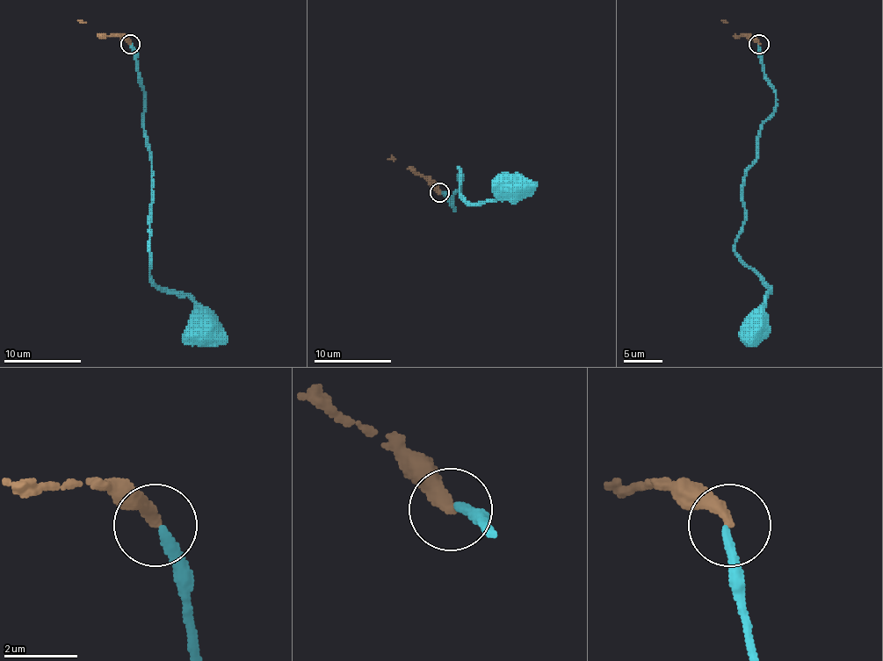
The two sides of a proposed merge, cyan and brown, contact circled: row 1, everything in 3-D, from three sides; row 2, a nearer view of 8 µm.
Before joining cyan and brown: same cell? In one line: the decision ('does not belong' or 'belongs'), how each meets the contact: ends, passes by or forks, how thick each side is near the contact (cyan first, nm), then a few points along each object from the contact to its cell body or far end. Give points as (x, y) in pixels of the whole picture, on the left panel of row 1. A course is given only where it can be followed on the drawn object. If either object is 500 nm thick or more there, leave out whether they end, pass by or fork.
does not belong; cyan ends; brown ends; calibres 240 and 360 nm; course cyan (130, 44), (144, 94), (151, 177), (149, 278), (161, 288), (186, 296), (194, 303), (194, 320), (202, 328); course brown (130, 44), (119, 36), (101, 36), (85, 22), (78, 20)

